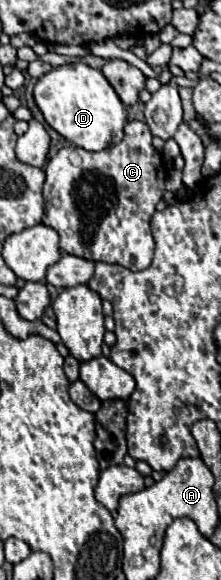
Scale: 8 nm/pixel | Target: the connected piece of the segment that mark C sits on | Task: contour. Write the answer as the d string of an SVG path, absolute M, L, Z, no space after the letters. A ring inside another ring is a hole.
M127 122L125 138L101 152L87 152L79 146L61 148L45 166L45 214L43 224L53 228L61 238L61 250L73 256L81 256L93 262L121 264L129 270L145 270L153 260L153 236L149 220L155 212L155 204L165 192L165 174L159 174L163 164L161 154L151 144L151 130L145 122Z

